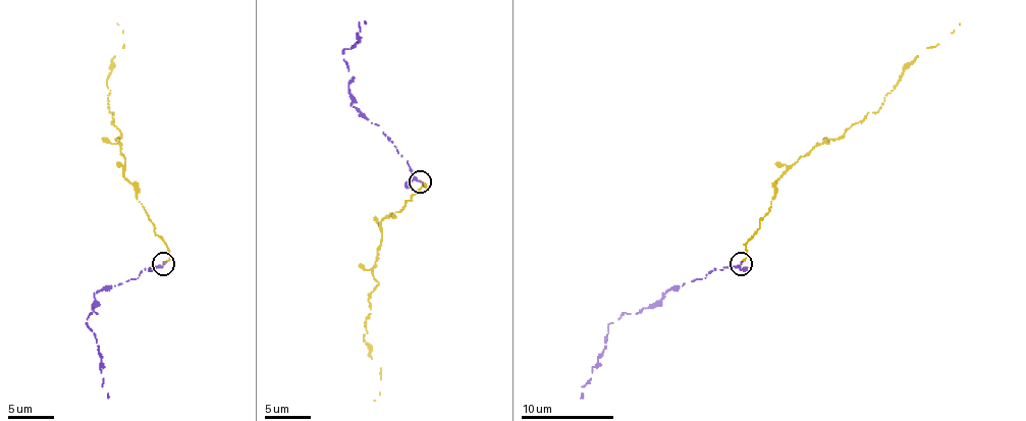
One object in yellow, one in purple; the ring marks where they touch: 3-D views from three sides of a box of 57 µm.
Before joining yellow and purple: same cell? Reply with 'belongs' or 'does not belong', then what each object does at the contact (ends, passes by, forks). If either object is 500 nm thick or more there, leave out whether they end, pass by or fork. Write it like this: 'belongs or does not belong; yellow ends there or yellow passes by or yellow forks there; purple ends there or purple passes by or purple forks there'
belongs; yellow ends there; purple passes by

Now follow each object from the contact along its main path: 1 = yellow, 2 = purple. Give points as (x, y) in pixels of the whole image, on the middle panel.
1: (420, 181), (426, 188), (380, 222), (378, 285), (364, 324), (380, 368), (373, 401)
2: (420, 181), (375, 123), (349, 105), (347, 84), (353, 77), (343, 52), (353, 47), (360, 21), (366, 23)

